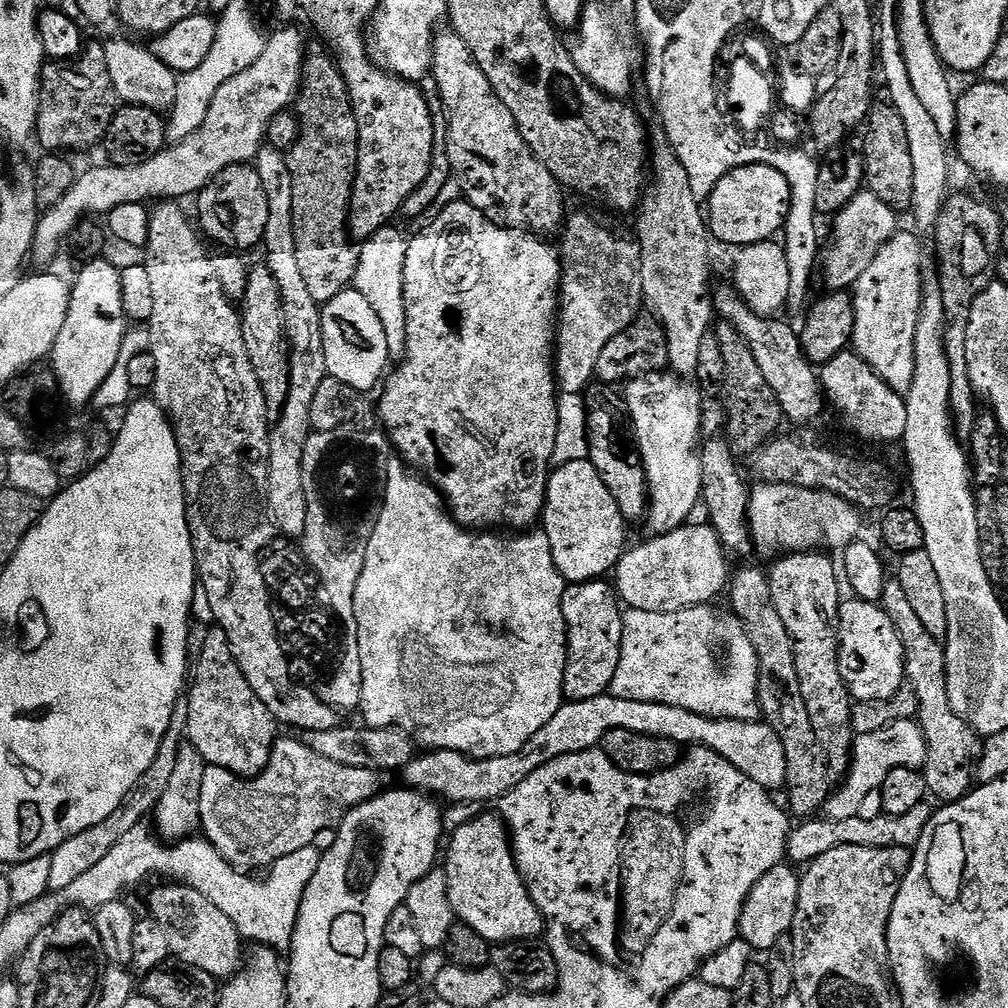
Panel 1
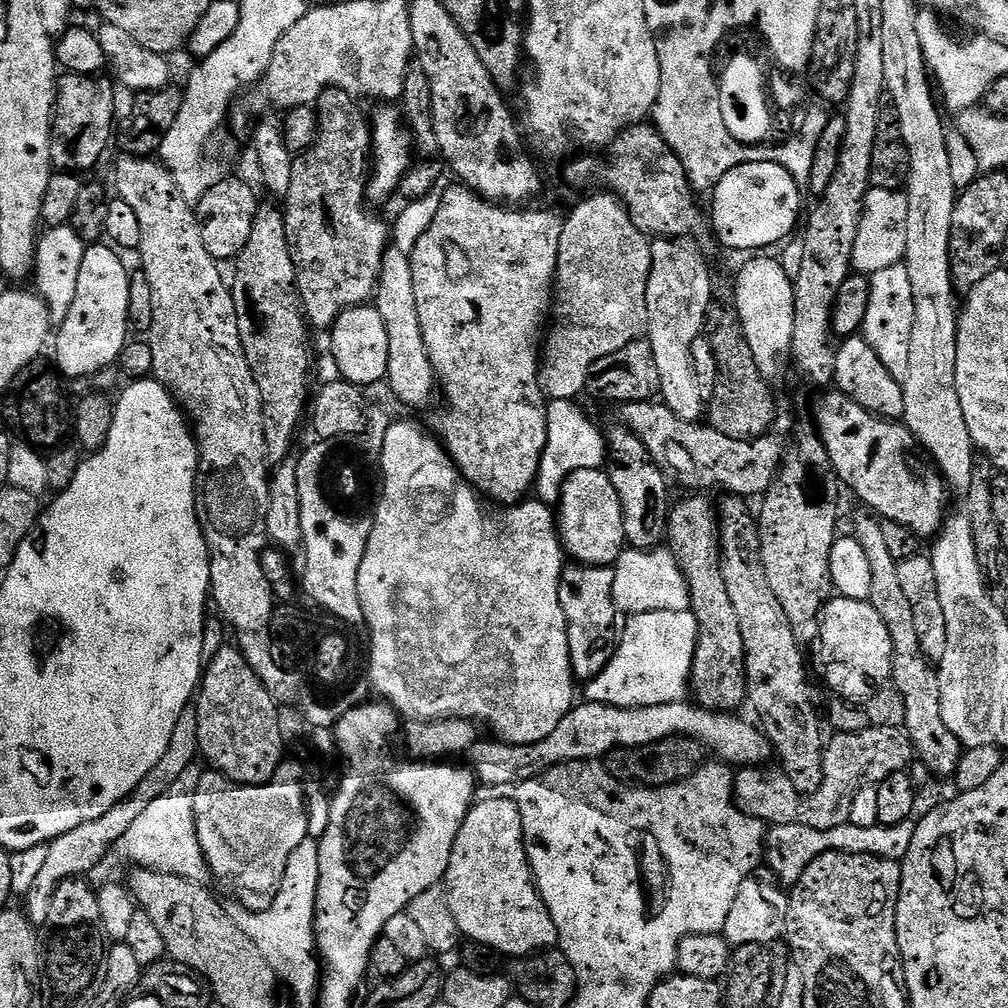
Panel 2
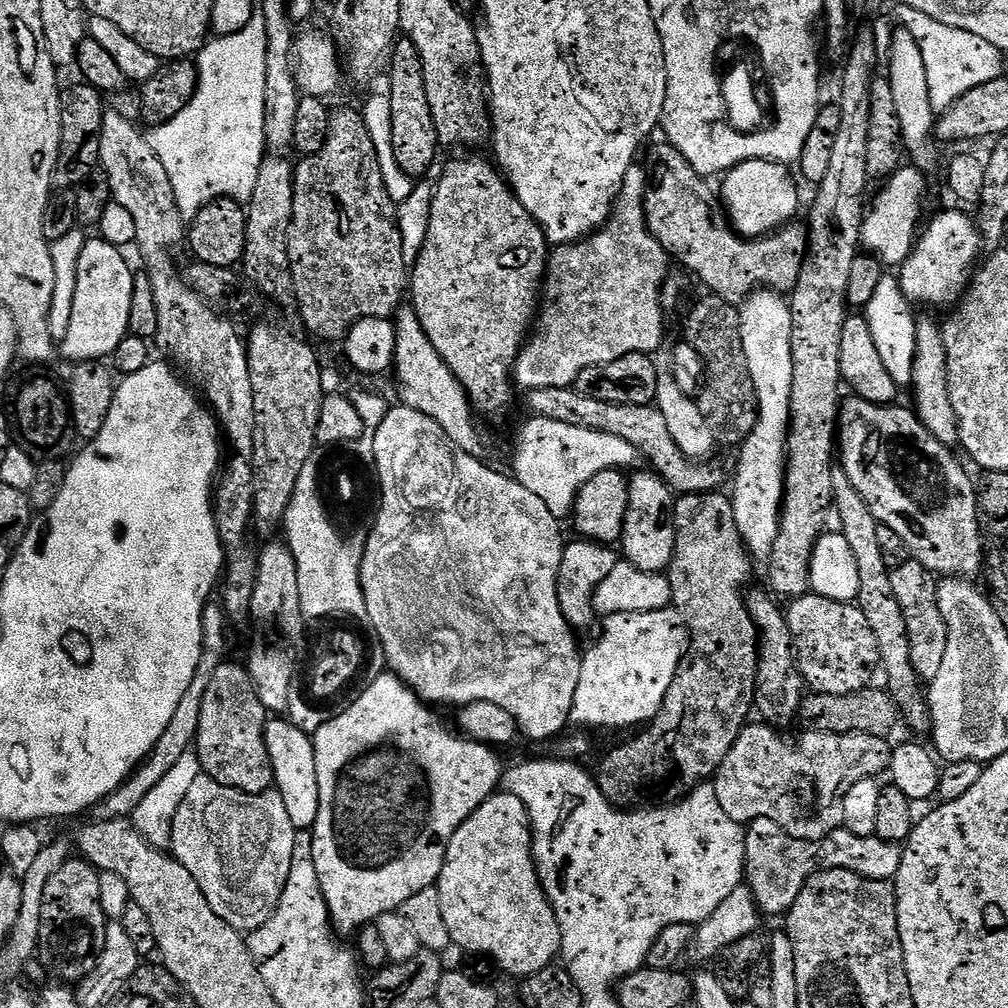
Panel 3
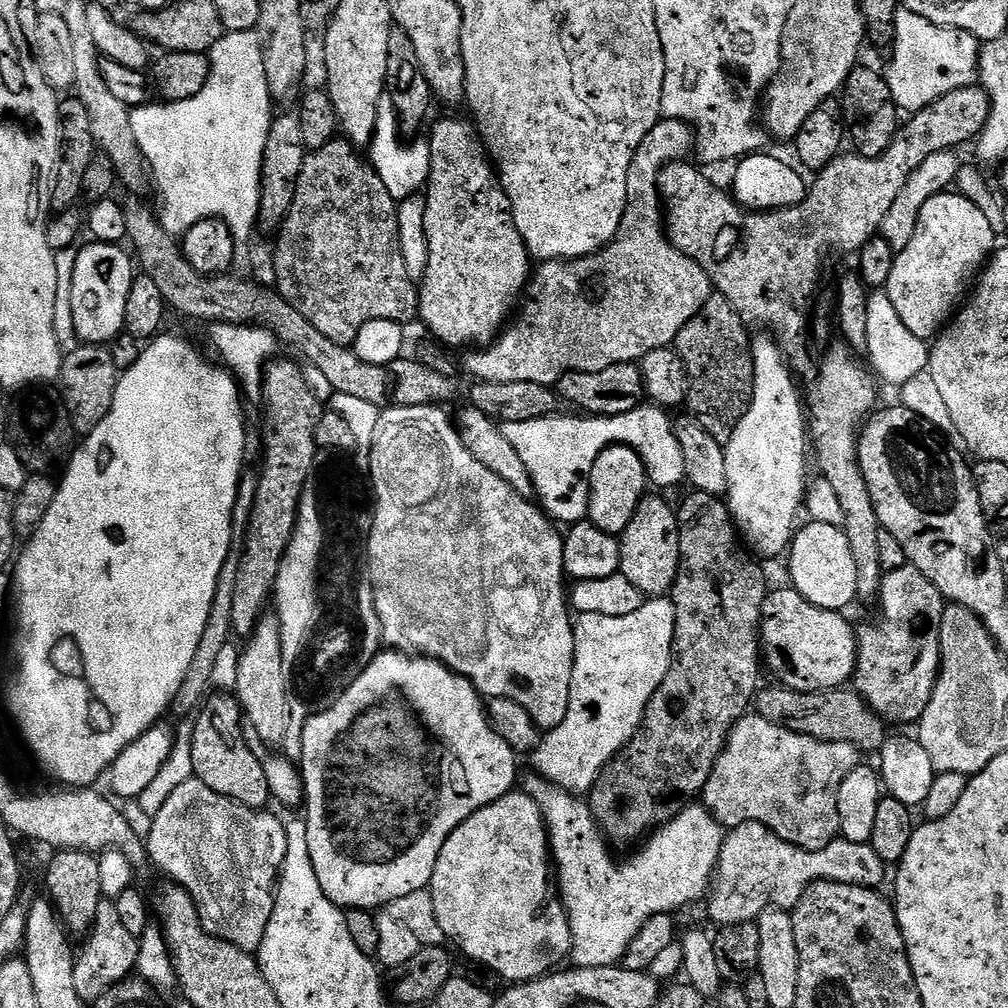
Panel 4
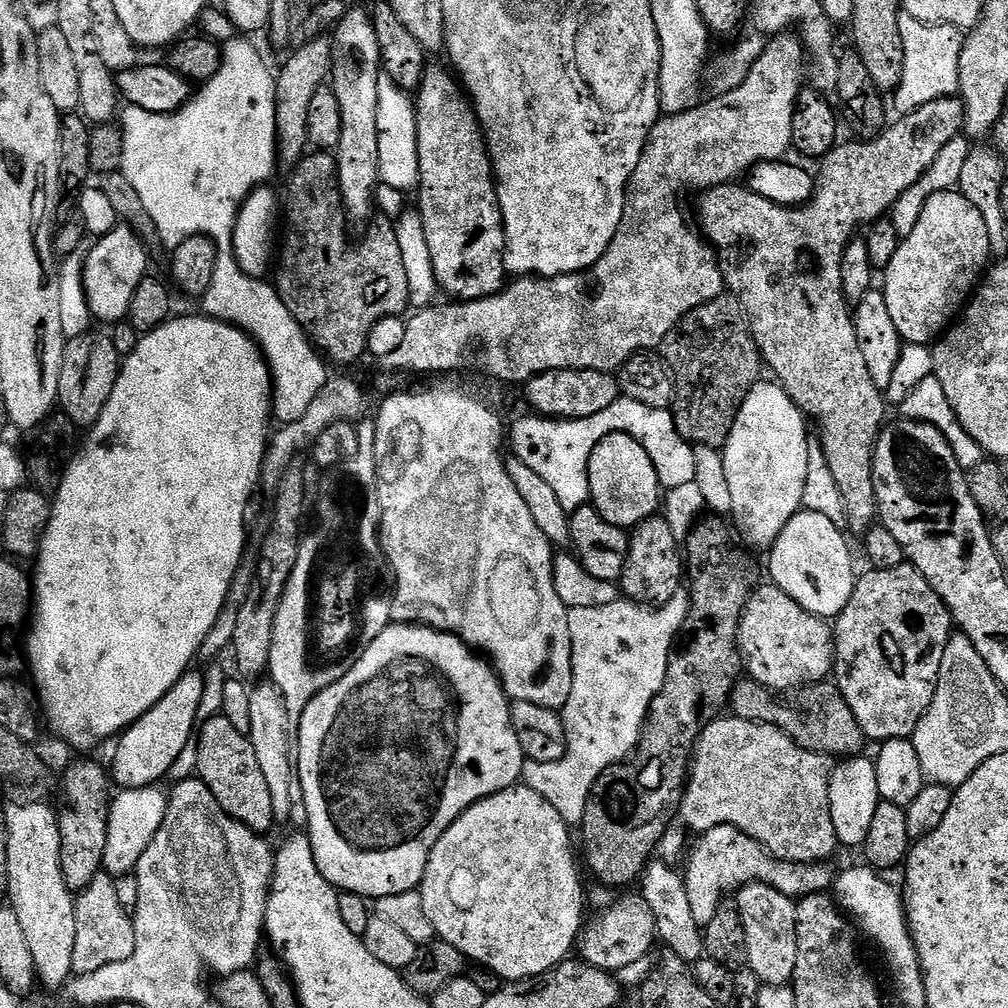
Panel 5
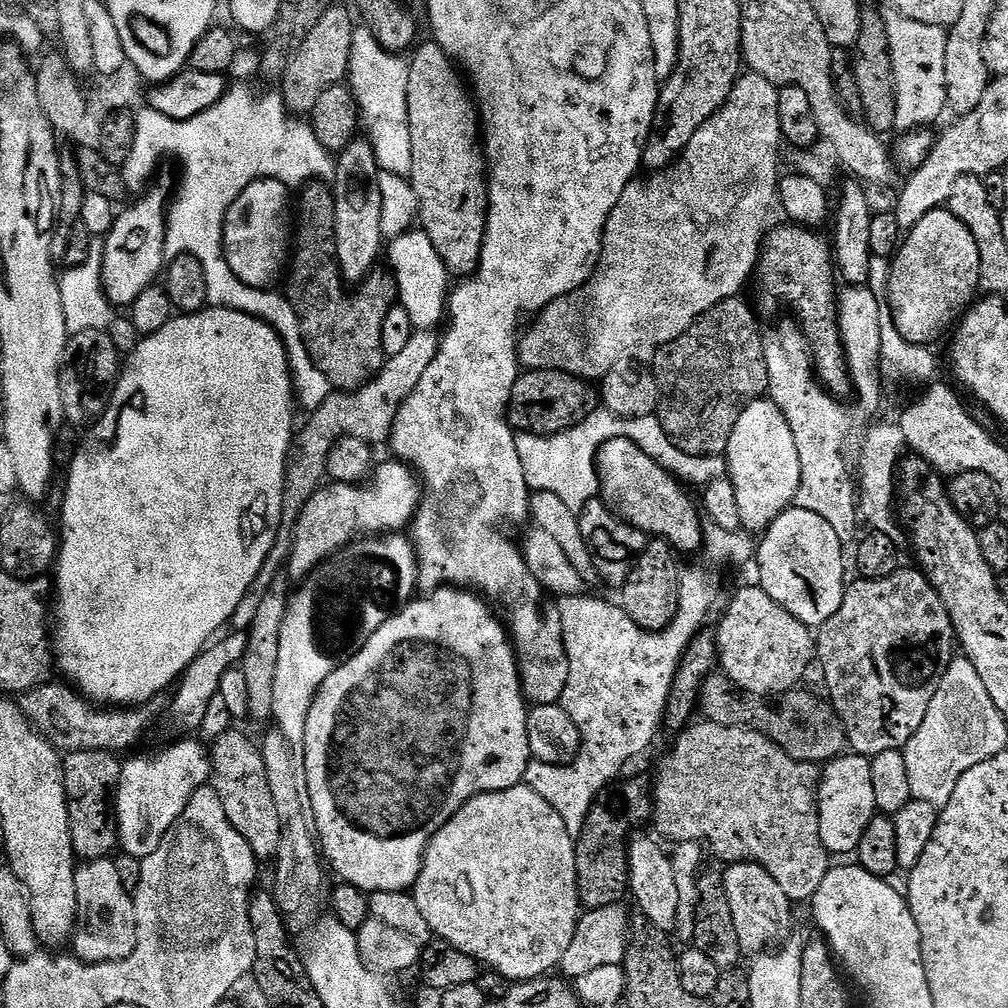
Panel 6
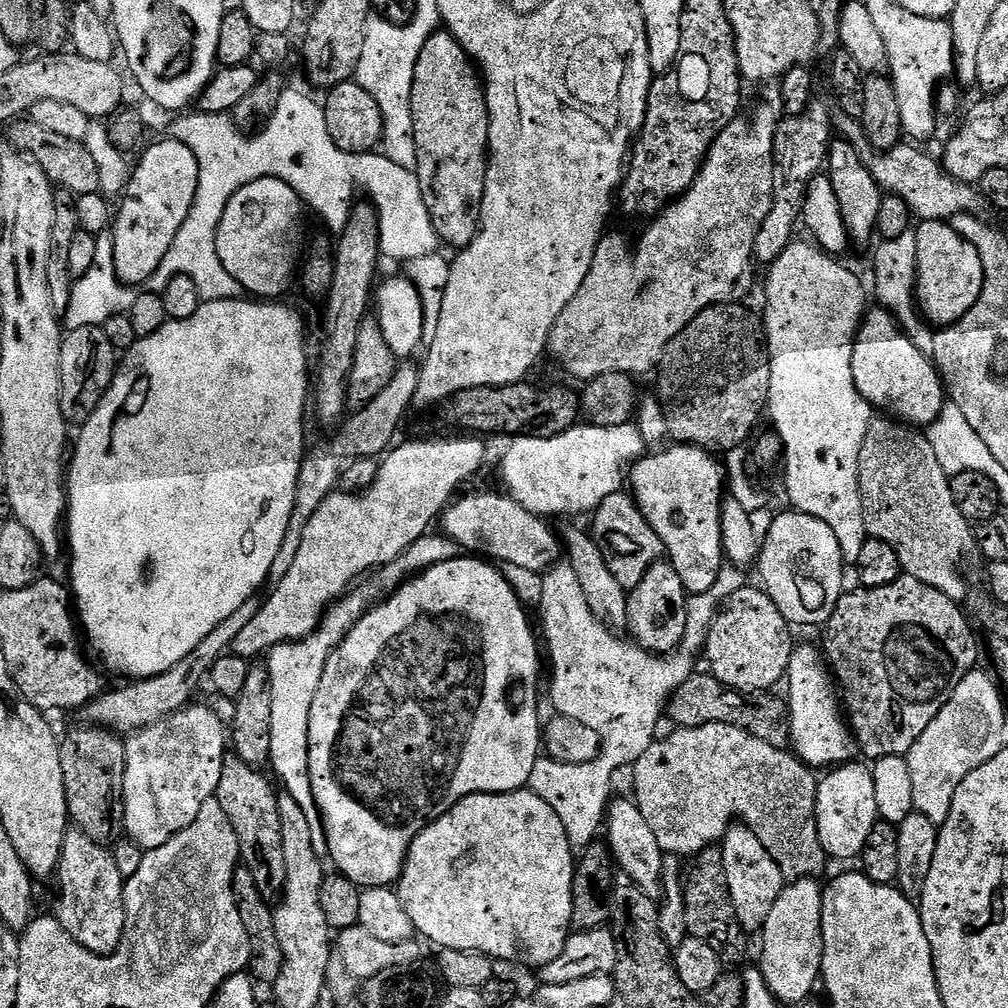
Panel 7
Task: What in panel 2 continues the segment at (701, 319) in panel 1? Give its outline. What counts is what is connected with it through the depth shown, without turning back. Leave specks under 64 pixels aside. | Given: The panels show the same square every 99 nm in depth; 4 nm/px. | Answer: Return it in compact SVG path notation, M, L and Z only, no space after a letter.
M688 238L652 240L650 282L646 282L648 330L646 339L658 362L659 399L683 420L699 421L706 412L706 398L698 390L692 365L692 347L705 331L708 309L713 307L712 272L704 256Z

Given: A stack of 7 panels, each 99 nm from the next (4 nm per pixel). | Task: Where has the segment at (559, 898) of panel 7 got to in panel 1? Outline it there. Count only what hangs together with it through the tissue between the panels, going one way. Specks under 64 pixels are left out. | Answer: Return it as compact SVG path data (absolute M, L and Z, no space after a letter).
M495 811L492 812L466 821L453 834L452 841L450 841L451 836L447 841L448 864L443 865L443 870L448 875L452 910L463 923L468 924L474 930L478 930L478 934L482 934L482 938L486 938L489 942L536 940L543 937L546 932L544 915L538 910L538 906L532 900L532 896L520 876L520 870L516 866L516 858L512 851L508 825L505 824L504 817Z

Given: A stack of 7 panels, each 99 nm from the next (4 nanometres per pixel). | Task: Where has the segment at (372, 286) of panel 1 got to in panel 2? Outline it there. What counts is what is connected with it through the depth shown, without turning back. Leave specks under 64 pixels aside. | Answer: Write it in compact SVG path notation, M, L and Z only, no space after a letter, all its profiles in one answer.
M389 246L380 257L380 279L374 293L374 306L382 314L386 326L386 338L390 338L390 358L386 384L404 404L420 408L432 400L432 391L437 391L436 372L422 338L422 322L418 322L418 306L414 299L414 274L412 257Z

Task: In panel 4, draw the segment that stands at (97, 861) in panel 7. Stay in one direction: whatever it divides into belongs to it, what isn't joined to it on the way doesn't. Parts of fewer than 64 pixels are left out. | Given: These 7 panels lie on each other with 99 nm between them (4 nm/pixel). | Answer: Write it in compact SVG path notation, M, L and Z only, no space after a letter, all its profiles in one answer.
M101 903L96 920L92 923L92 930L83 944L84 949L81 952L79 949L74 966L74 990L78 990L78 998L81 1002L102 998L102 994L106 994L110 986L133 975L140 953L140 942L137 936L130 934L130 930L126 930L126 926L122 926L115 903Z

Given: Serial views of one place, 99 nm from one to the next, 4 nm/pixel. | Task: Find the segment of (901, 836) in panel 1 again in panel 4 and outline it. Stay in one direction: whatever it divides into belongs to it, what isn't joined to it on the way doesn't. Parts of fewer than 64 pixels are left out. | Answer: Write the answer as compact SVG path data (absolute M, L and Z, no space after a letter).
M745 820L725 835L706 905L709 916L718 926L753 923L768 907L791 911L801 900L801 894L816 880L878 888L886 871L887 865L874 852L871 843L848 841L839 836L818 851L808 851L778 837L764 823Z

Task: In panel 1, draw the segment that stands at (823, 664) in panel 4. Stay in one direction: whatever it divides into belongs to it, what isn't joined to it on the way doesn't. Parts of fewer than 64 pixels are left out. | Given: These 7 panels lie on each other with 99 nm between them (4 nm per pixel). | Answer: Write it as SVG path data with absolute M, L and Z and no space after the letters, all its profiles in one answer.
M851 599L840 606L840 673L853 701L885 700L906 684L902 638L883 606Z

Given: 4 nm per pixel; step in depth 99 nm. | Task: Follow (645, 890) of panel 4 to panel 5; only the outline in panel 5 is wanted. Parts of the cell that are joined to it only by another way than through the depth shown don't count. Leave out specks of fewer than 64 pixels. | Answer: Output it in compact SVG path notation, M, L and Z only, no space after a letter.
M681 590L677 596L670 598L670 602L666 602L658 609L649 608L642 604L634 604L627 598L610 602L610 606L590 606L587 610L569 608L568 625L570 626L570 646L572 647L572 689L570 690L570 698L566 698L566 706L562 709L562 719L564 721L564 729L566 730L568 749L564 757L558 762L546 762L545 764L529 763L526 768L526 783L530 790L542 794L542 798L546 798L546 802L550 802L550 806L554 806L554 810L558 810L558 814L562 814L562 818L570 826L579 825L583 821L586 802L590 798L594 782L598 782L600 775L612 764L621 760L627 760L635 752L636 743L640 741L640 731L644 728L644 719L648 716L648 711L658 694L658 690L662 690L662 682L666 682L668 659L672 657L673 647L684 627L684 623L688 617L689 607L688 593L687 591Z

